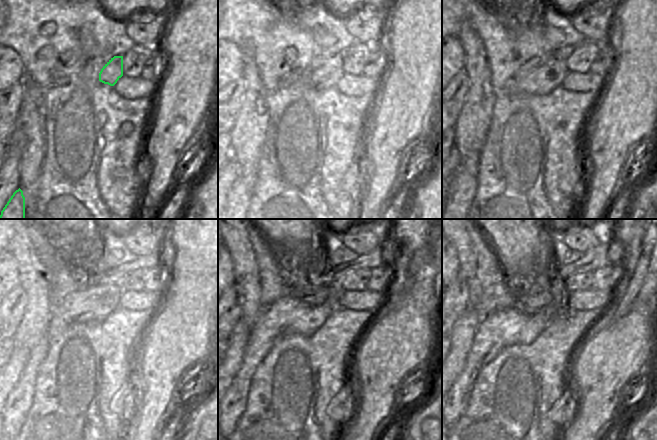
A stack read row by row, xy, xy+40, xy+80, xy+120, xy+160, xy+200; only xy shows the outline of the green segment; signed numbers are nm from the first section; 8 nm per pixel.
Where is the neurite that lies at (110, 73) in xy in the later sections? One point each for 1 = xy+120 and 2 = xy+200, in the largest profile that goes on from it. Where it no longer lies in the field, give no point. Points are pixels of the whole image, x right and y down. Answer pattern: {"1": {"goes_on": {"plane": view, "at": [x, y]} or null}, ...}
{"1": {"goes_on": {"plane": "xy+120", "at": [90, 303]}}, "2": {"goes_on": {"plane": "xy+200", "at": [504, 328]}}}

